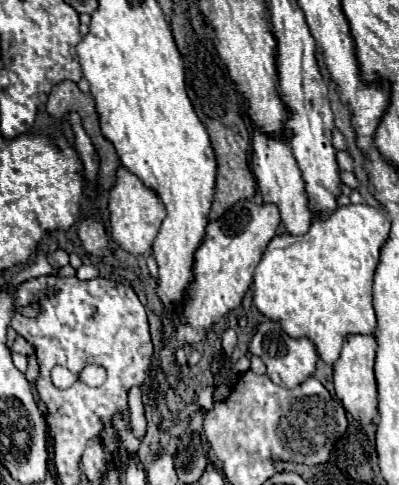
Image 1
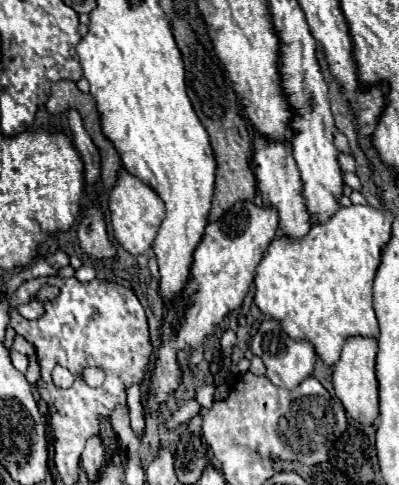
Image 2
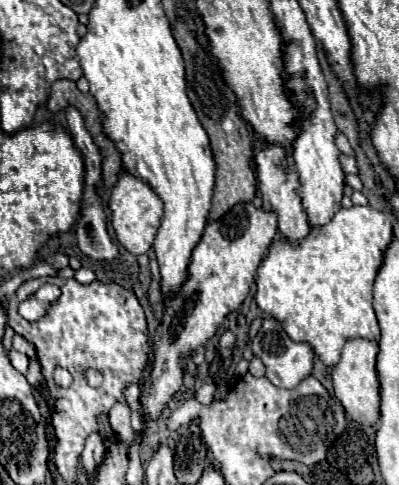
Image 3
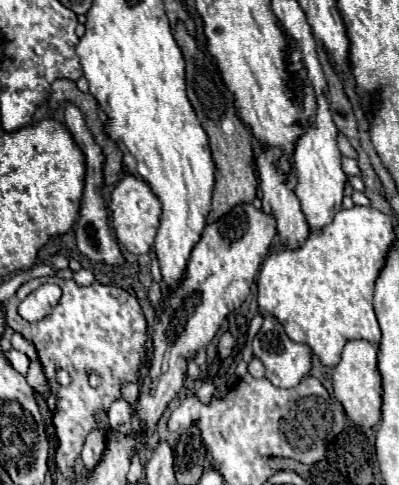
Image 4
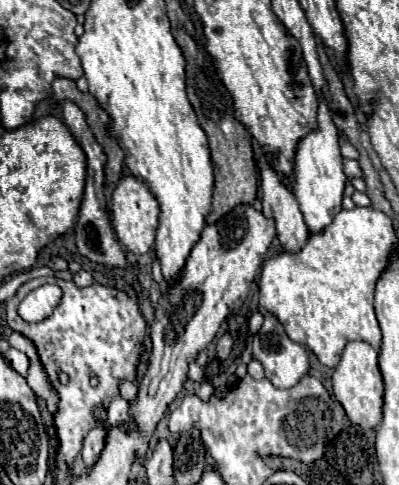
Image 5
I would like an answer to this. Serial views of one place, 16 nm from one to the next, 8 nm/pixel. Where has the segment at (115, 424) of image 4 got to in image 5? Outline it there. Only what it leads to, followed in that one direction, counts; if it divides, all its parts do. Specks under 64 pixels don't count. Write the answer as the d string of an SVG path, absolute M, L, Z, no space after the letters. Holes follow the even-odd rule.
M114 398L114 400L110 402L108 422L110 422L110 426L126 424L126 426L122 426L122 430L128 432L128 402L126 402L124 398Z

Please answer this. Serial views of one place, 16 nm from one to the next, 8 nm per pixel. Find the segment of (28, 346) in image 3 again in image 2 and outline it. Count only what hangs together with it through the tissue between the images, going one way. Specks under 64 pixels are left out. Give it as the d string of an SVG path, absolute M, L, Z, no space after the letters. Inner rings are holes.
M16 335L16 337L14 338L14 346L12 346L12 348L28 357L36 355L34 346L32 346L32 344L30 344L20 335Z

